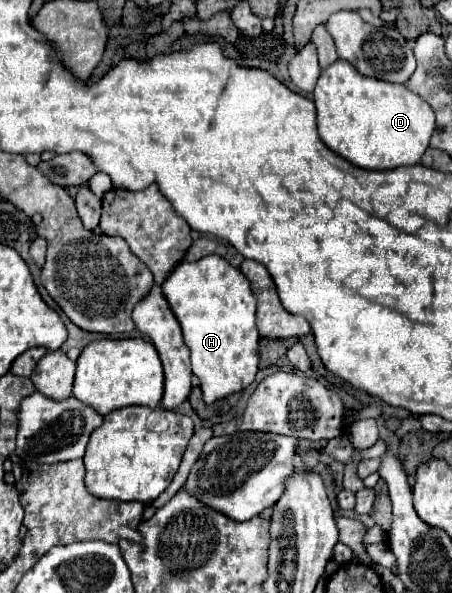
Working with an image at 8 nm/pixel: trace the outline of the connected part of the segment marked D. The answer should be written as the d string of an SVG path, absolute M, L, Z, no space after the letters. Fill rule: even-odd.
M342 59L322 71L314 89L314 103L318 109L318 135L324 145L362 169L384 171L402 165L418 165L420 157L428 149L434 131L434 111L420 95L410 93L408 87L398 87L380 79L362 77L358 75L358 71L354 71L350 63Z

